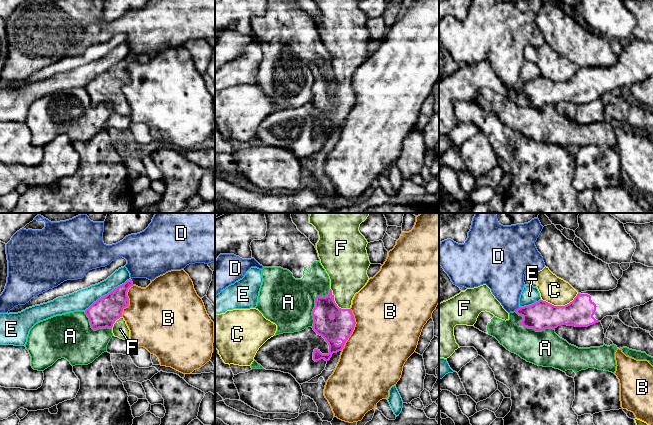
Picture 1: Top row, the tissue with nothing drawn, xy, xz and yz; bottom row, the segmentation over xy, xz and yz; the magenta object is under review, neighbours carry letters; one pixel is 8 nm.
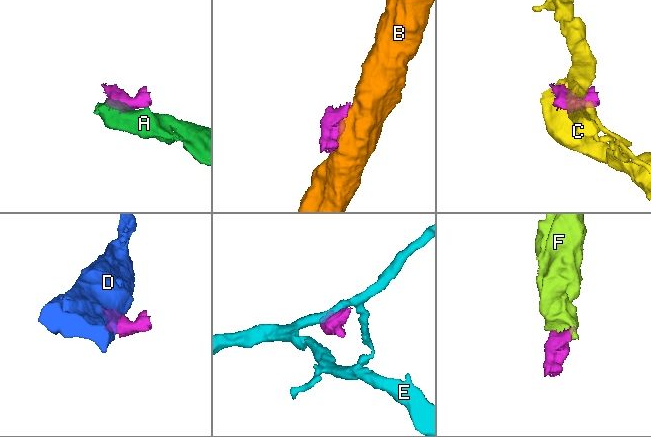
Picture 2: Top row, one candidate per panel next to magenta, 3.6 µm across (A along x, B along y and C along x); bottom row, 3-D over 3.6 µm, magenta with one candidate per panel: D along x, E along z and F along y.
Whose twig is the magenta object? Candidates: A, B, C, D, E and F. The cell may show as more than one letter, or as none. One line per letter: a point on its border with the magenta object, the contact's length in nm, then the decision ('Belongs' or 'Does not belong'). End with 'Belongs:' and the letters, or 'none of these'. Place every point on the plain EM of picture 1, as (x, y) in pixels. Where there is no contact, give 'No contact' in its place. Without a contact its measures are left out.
A: Touches magenta at yz (529, 103). Shared border 360 nm. Does not belong
B: Touches magenta at xz (353, 105). Shared border 340 nm. Does not belong
C: Touches magenta at yz (560, 82). Shared border 300 nm. Does not belong
D: Touches magenta at yz (517, 85). Shared border 50 nm. Does not belong
E: Touches magenta at xy (107, 70). Shared border 460 nm. Does not belong
F: Touches magenta at xz (335, 79). Shared border 240 nm. Belongs
Belongs: F

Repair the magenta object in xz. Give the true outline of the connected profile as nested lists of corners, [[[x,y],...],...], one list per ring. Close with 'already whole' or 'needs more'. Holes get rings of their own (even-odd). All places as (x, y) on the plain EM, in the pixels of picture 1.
[[[312,0],[318,7],[319,16],[316,26],[320,39],[330,55],[329,70],[325,73],[315,74],[315,83],[312,87],[313,106],[322,112],[329,121],[329,129],[322,130],[314,125],[313,136],[315,138],[324,135],[329,137],[333,129],[344,124],[344,121],[355,103],[355,94],[352,89],[352,76],[368,58],[367,46],[370,42],[367,30],[367,16],[360,9],[360,0]]] | needs more

